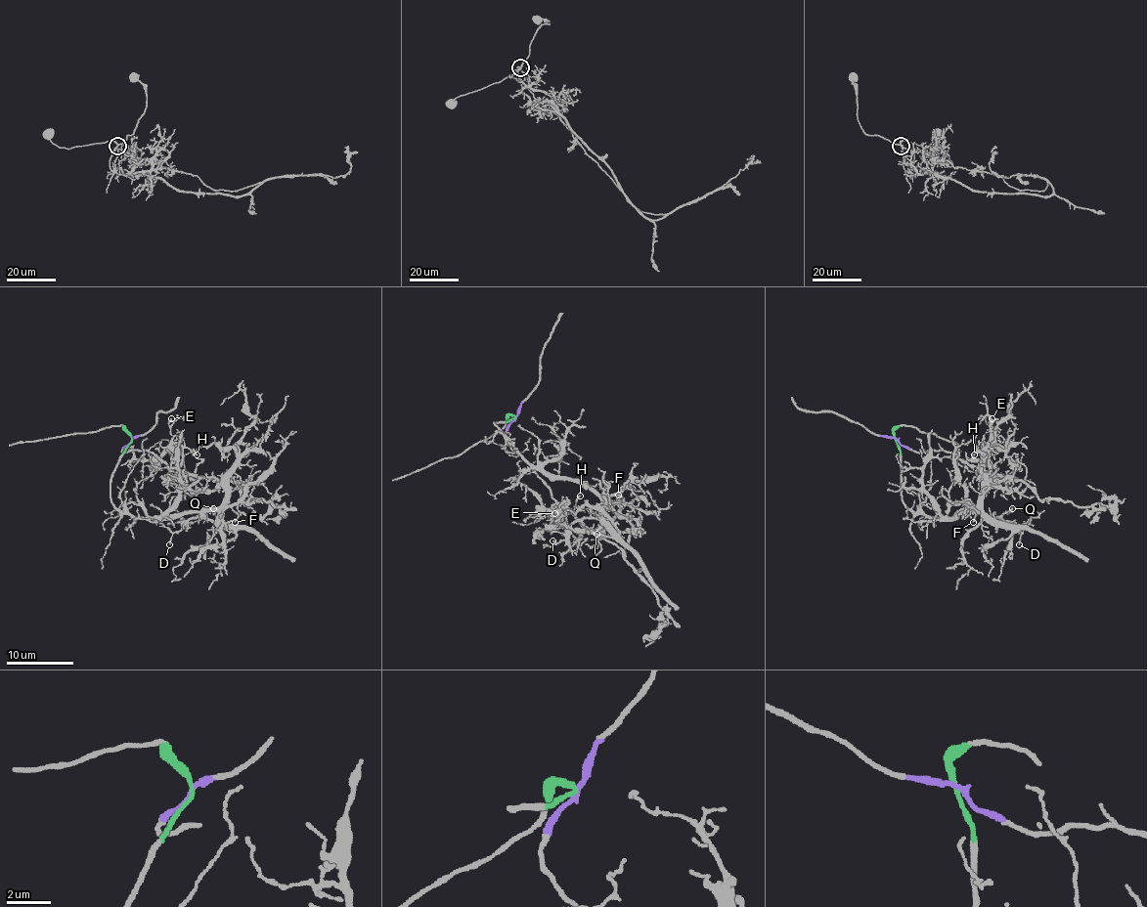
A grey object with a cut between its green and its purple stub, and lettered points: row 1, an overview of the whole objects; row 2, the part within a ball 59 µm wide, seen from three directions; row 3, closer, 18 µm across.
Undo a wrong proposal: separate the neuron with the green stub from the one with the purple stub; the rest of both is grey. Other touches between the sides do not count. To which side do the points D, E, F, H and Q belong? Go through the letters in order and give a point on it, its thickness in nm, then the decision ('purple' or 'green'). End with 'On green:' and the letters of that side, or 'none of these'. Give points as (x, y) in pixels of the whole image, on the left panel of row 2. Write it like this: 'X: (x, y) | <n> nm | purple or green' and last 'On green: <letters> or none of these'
D: (169, 544) | 140 nm | green
E: (171, 418) | 180 nm | purple
F: (235, 522) | 140 nm | green
H: (197, 454) | 140 nm | purple
Q: (213, 508) | 130 nm | green
On green: D, F, Q

